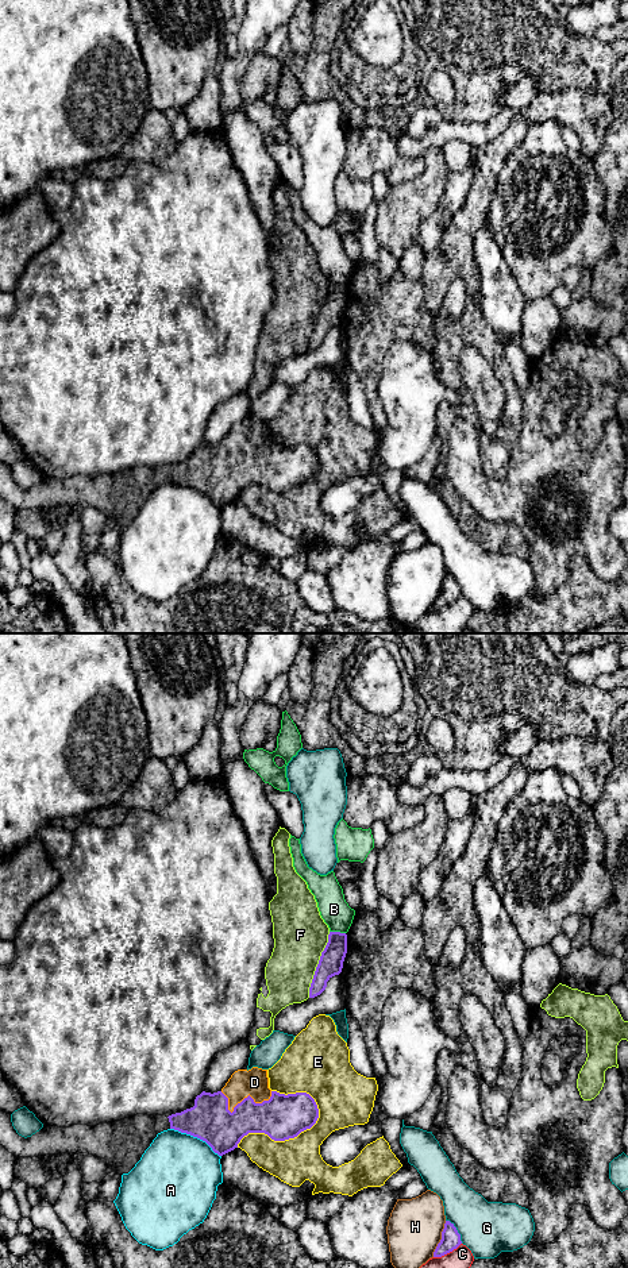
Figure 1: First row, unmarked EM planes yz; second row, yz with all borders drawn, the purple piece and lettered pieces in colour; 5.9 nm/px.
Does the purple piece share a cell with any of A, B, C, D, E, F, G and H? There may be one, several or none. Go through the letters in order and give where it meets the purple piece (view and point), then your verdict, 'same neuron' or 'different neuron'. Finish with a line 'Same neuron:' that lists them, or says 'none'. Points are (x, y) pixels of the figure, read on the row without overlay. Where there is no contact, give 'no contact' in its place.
A: contact yz (196, 488); different neuron
B: contact yz (338, 284); different neuron
C: contact yz (447, 604); different neuron
D: contact yz (243, 451); same neuron
E: contact yz (285, 490); different neuron
F: contact yz (318, 316); different neuron
G: contact yz (457, 582); different neuron
H: contact yz (442, 590); different neuron
Same neuron: D

